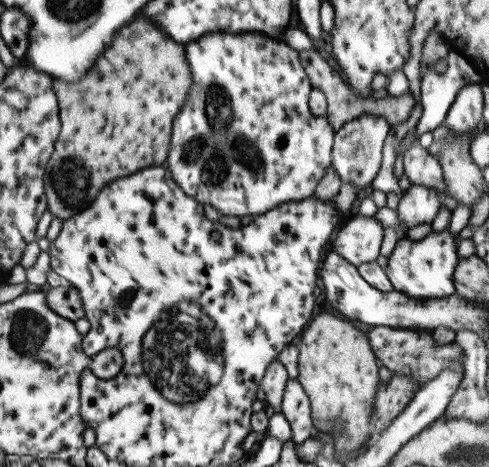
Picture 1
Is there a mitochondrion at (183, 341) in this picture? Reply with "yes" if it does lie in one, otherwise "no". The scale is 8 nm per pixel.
yes

